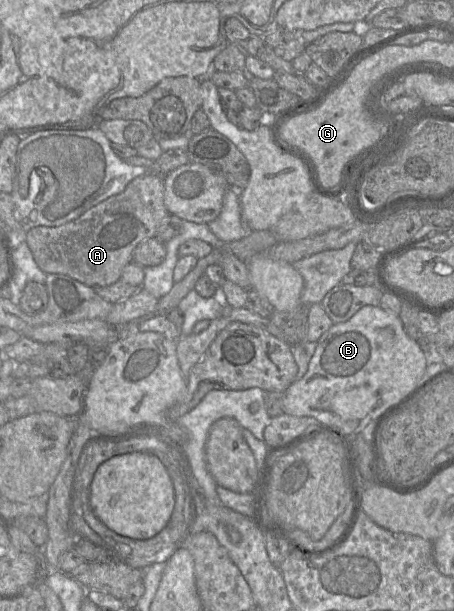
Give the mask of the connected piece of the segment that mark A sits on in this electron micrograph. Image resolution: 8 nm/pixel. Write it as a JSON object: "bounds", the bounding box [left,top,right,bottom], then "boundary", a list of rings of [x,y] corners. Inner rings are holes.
{"bounds":[24,172,169,287],"boundary":[[[147,172],[133,179],[120,194],[102,201],[73,221],[56,227],[37,226],[28,230],[24,240],[38,267],[45,274],[64,274],[89,287],[107,287],[116,283],[124,267],[132,262],[136,246],[154,237],[159,225],[169,214],[164,204],[164,176]]]}

